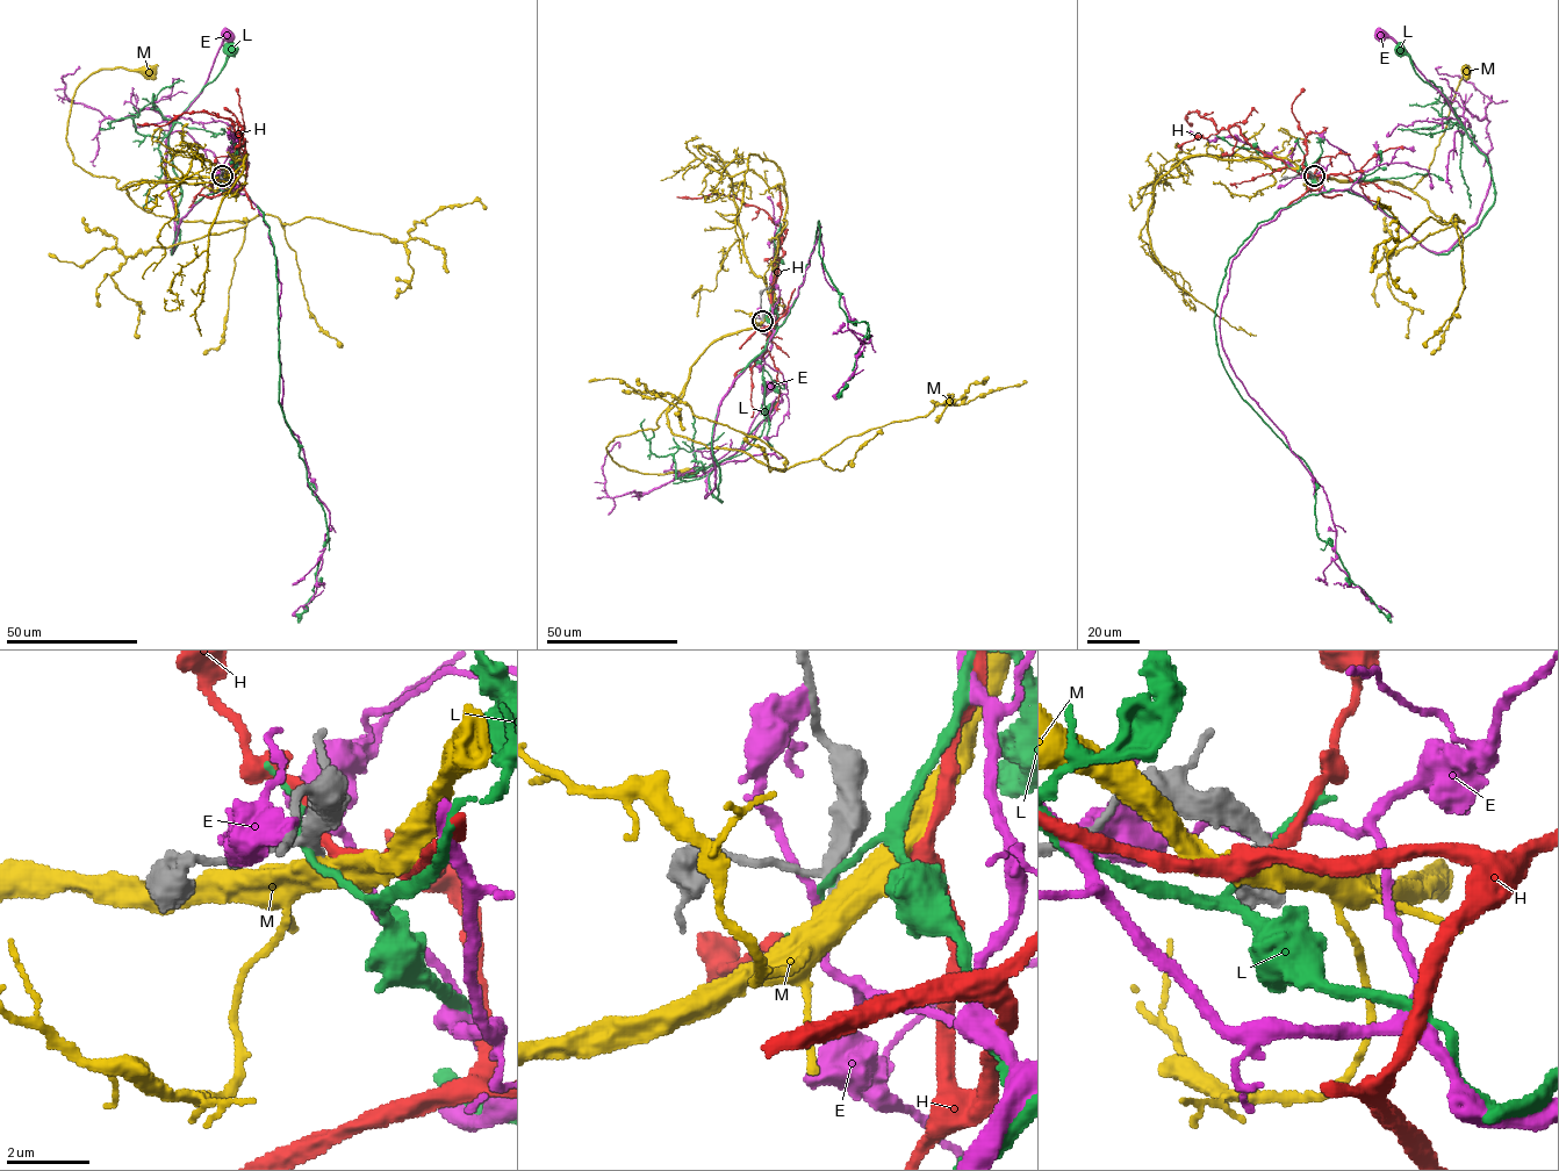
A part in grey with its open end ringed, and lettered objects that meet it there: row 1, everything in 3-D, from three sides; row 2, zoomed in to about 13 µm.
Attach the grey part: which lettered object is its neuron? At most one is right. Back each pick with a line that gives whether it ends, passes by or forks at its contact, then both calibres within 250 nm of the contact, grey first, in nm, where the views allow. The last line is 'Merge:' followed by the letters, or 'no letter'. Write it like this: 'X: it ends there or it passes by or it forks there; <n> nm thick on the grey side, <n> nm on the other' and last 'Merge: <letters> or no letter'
Merge: no letter

